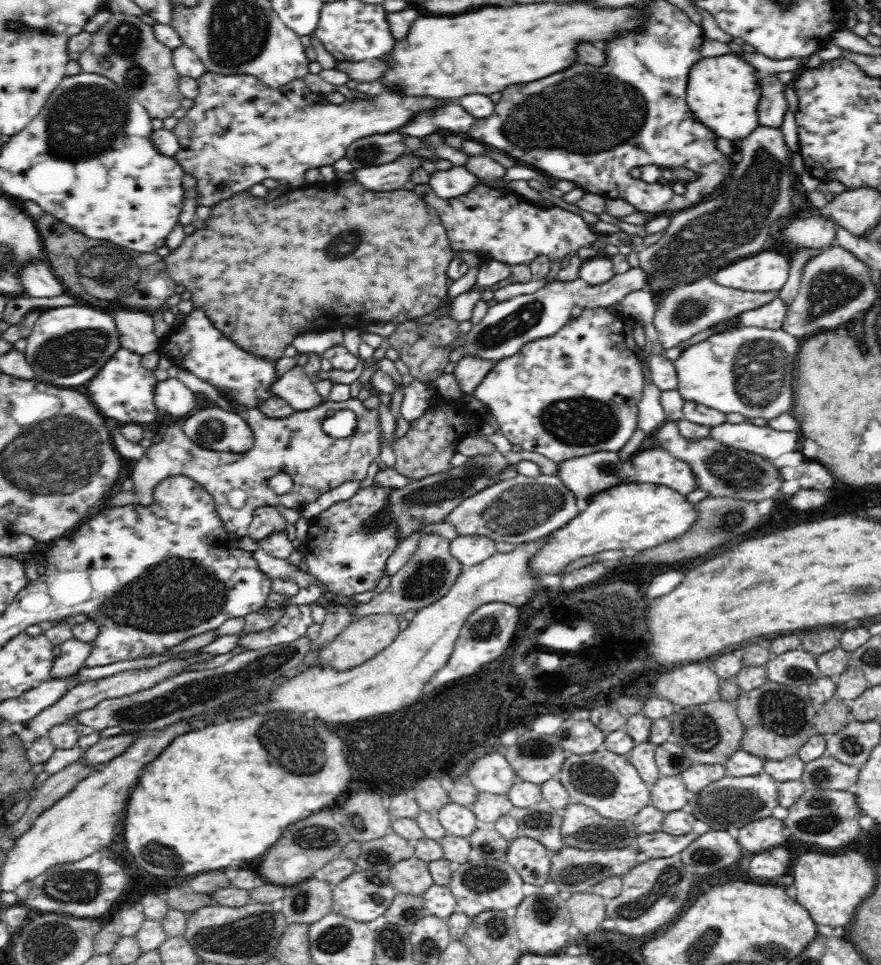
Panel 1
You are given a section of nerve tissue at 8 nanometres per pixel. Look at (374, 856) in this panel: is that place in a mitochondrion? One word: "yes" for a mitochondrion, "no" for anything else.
yes

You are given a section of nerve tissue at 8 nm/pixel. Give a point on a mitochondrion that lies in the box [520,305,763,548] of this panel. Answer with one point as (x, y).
(575, 421)

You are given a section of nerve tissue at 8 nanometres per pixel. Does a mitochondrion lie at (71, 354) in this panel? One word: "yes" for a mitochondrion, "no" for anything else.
yes

